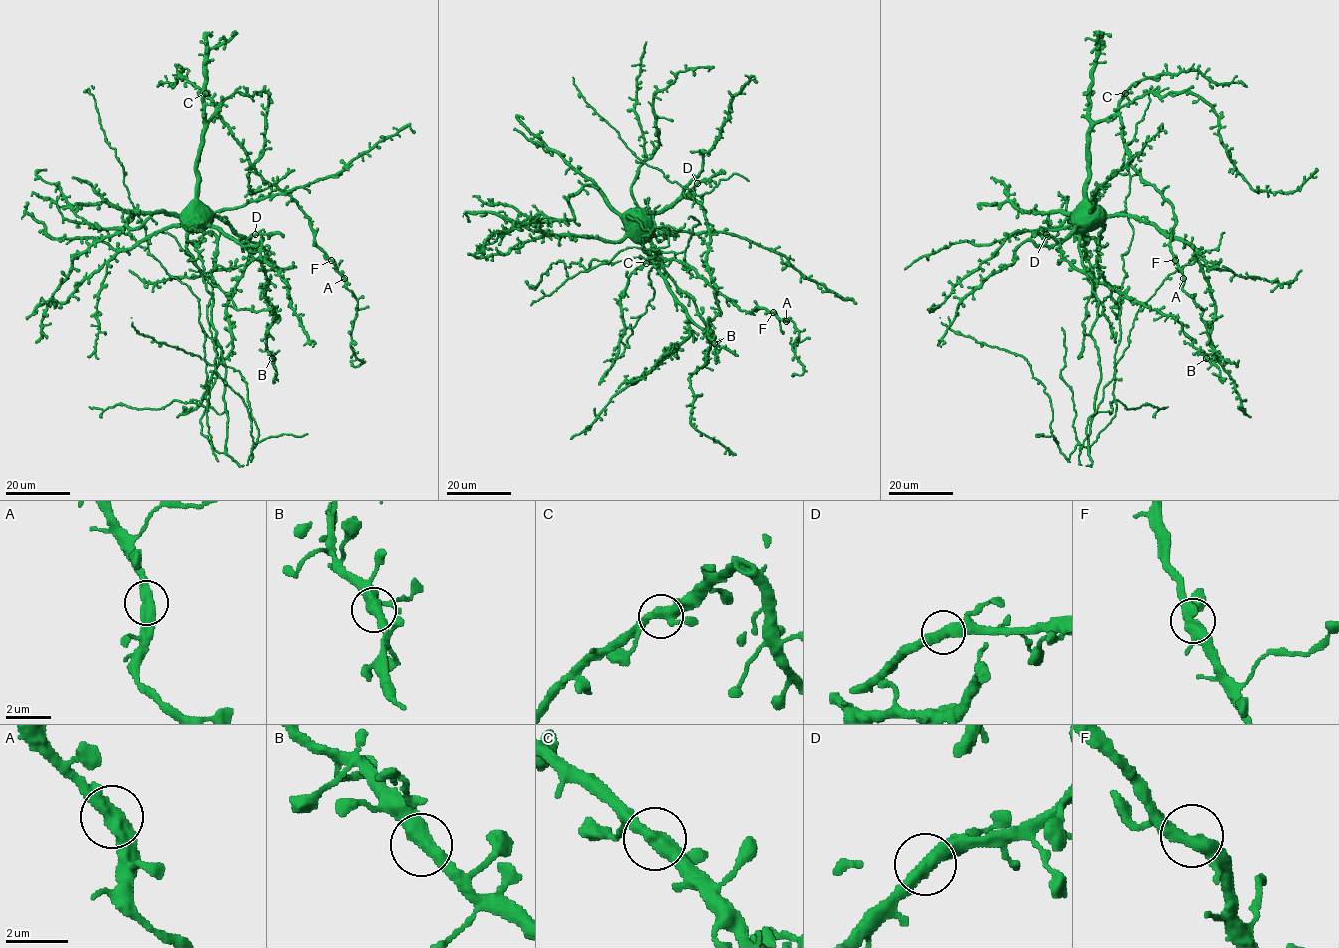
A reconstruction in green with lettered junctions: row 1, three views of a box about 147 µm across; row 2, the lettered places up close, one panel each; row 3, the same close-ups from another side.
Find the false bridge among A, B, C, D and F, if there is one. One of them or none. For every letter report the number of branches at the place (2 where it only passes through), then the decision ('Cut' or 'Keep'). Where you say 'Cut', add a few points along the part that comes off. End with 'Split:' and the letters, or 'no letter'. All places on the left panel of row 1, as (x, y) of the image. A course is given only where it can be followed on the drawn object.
A: Branches: 2. Keep
B: Branches: 2. Keep
C: Branches: 2. Keep
D: Branches: 2. Keep
F: Branches: 2. Keep
Split: no letter

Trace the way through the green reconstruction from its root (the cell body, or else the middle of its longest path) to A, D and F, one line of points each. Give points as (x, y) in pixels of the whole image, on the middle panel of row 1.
A: (645, 220), (638, 226), (645, 228), (662, 257), (690, 267), (741, 310), (750, 312), (763, 307), (786, 321)
D: (645, 220), (678, 201), (697, 183)
F: (645, 220), (638, 226), (645, 228), (662, 257), (690, 267), (741, 310), (750, 312), (763, 307), (773, 312)

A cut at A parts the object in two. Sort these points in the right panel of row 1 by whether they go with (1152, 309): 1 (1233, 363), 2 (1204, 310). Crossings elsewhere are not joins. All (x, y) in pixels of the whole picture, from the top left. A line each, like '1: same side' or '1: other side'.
1: other side
2: other side

